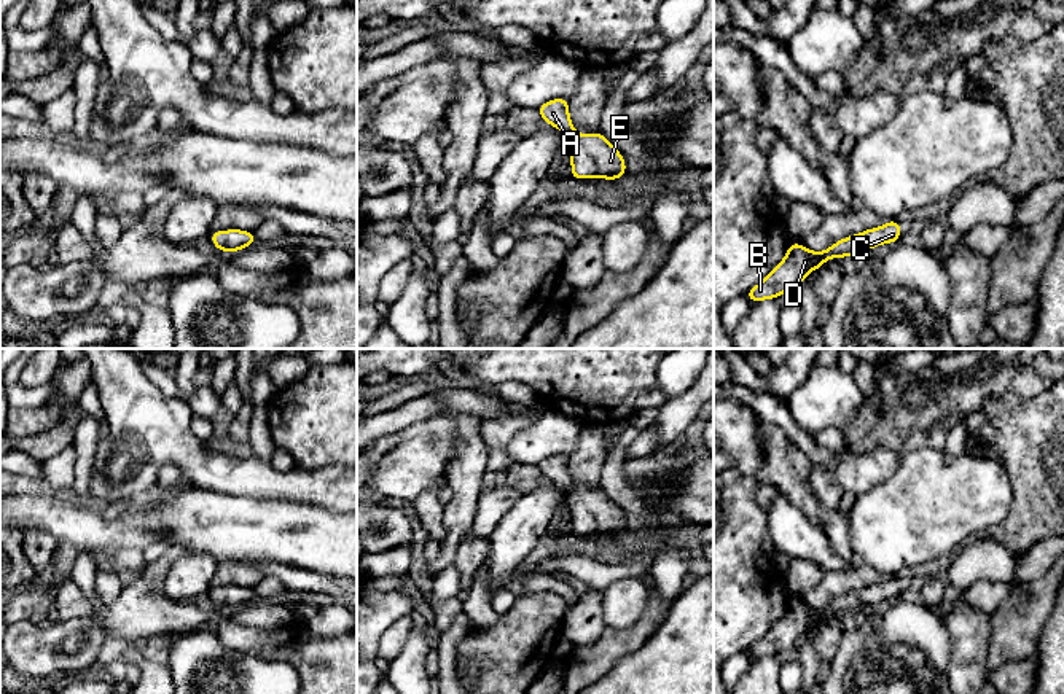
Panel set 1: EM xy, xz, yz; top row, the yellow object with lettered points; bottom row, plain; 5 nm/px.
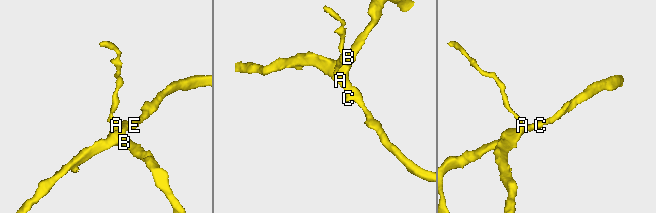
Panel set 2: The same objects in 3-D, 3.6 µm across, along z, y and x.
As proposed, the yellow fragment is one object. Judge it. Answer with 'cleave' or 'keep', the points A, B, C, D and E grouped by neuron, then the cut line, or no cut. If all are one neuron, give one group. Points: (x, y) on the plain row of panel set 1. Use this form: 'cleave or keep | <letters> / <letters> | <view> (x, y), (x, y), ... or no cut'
keep | A B C D E | no cut

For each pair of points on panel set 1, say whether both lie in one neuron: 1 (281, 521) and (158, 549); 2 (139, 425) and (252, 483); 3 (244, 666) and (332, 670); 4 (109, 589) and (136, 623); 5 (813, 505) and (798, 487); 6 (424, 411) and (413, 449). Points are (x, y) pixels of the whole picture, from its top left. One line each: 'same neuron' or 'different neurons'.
1: different neurons
2: same neuron
3: different neurons
4: different neurons
5: same neuron
6: different neurons

